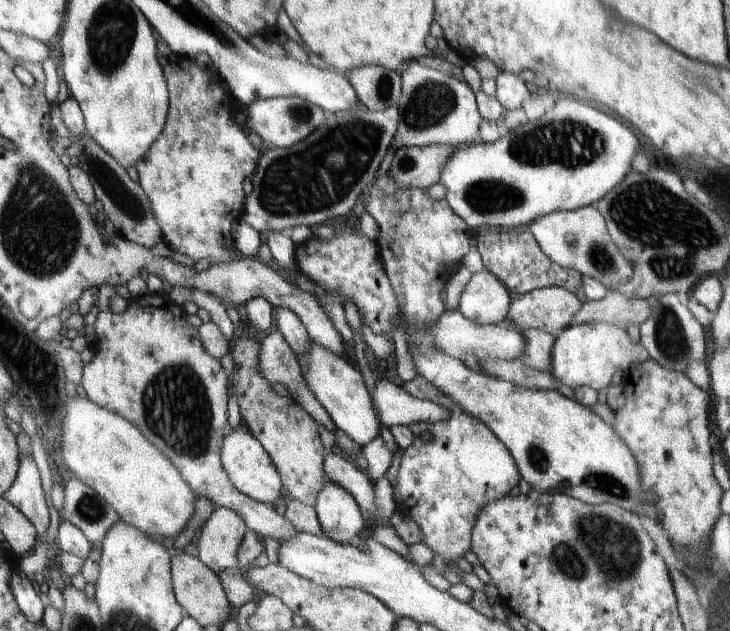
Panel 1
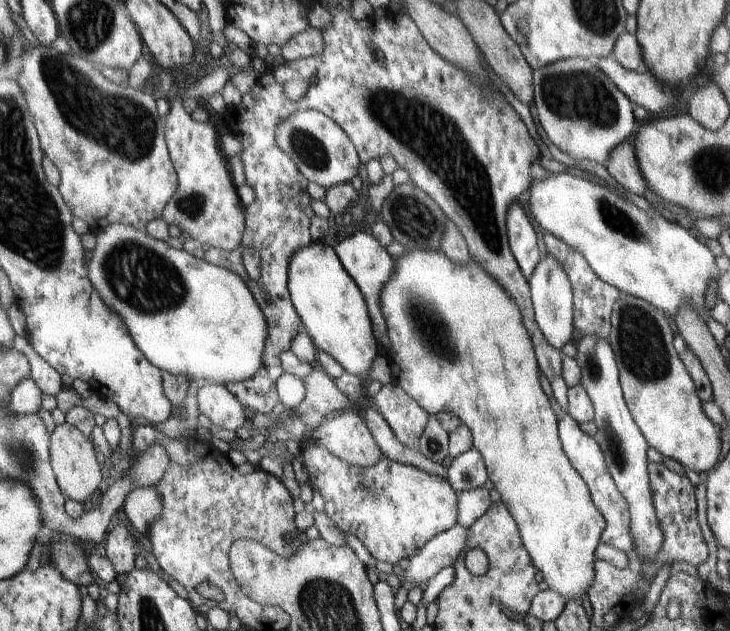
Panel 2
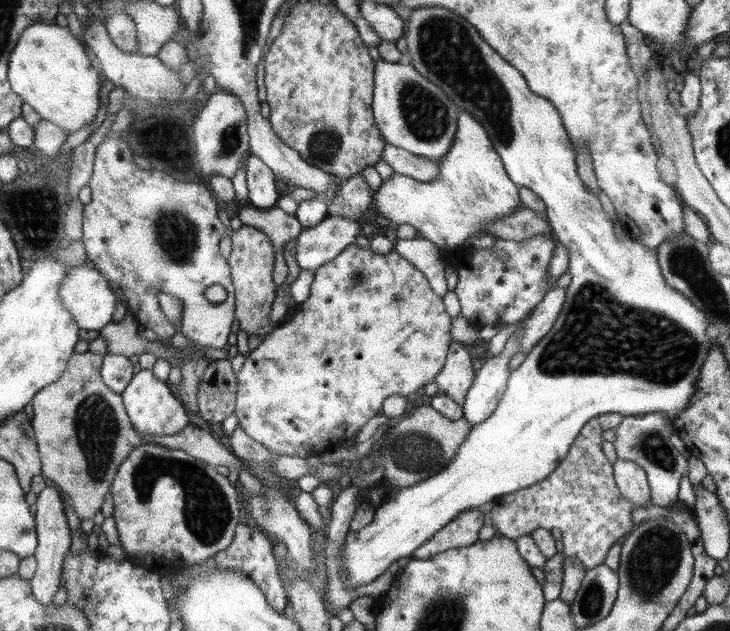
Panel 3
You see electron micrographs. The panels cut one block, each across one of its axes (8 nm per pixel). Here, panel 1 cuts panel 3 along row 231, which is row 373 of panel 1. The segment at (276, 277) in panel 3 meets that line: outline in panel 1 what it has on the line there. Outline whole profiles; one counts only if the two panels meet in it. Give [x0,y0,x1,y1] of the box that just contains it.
[258,328,337,432]

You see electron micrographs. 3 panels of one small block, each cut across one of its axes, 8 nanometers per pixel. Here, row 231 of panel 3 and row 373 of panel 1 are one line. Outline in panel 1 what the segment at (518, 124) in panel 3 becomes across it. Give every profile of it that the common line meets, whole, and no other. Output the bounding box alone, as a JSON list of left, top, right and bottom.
[551,322,650,393]

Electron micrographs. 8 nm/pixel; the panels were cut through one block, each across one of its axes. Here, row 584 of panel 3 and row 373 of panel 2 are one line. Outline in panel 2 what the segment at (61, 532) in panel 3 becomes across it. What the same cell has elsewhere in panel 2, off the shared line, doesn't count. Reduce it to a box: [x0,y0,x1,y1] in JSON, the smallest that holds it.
[13,335,62,397]

